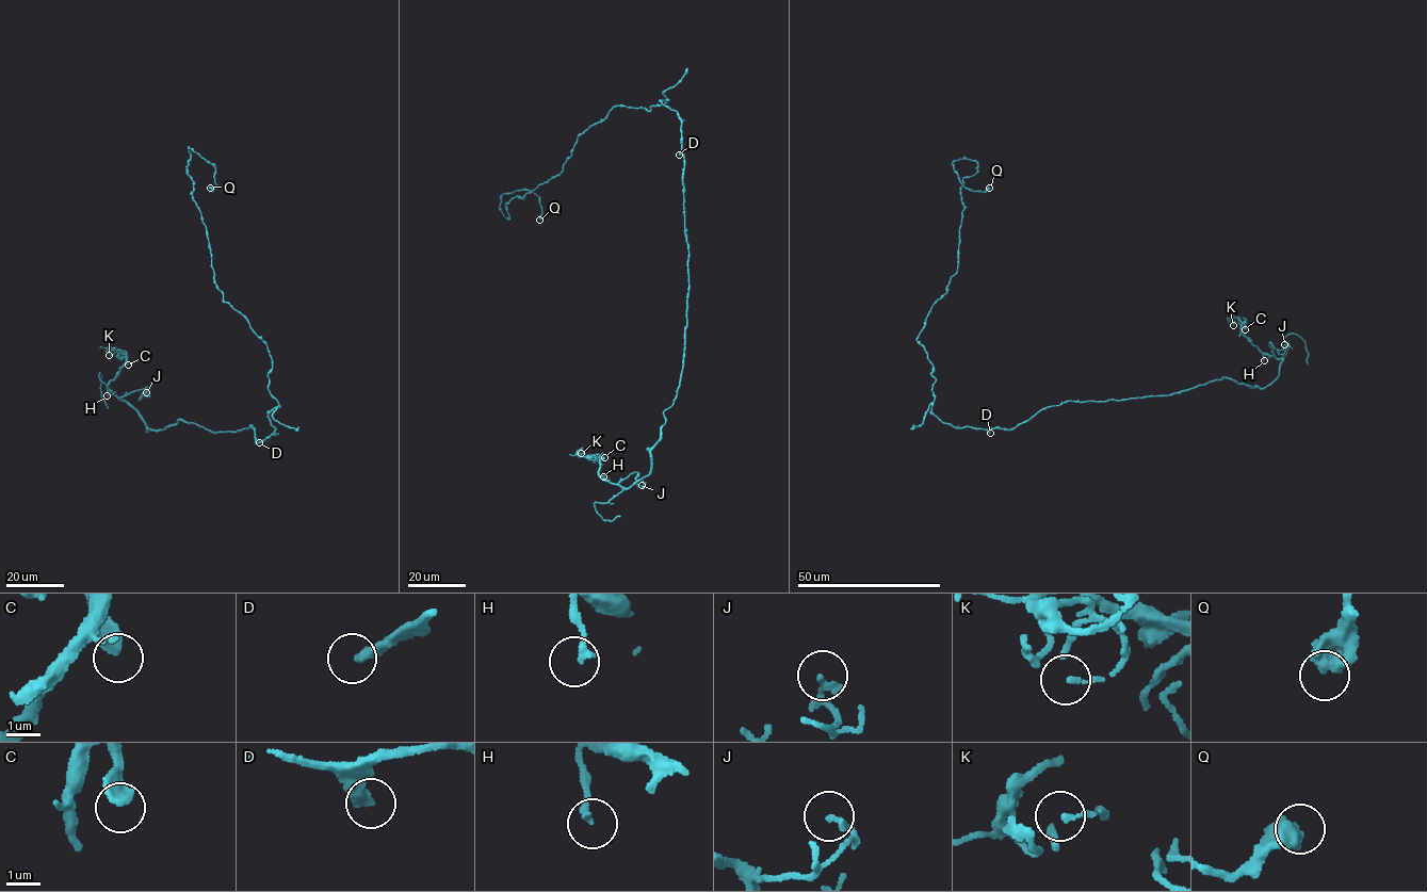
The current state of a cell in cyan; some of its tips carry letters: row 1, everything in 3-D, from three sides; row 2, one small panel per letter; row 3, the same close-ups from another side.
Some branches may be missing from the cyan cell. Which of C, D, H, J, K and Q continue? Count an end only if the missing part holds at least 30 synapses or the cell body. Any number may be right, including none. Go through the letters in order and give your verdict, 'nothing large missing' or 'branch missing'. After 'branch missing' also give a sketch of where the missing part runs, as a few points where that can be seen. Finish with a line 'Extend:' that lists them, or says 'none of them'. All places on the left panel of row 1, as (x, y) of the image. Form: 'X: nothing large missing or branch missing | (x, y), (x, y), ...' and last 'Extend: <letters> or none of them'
C: nothing large missing
D: nothing large missing
H: nothing large missing
J: nothing large missing
K: nothing large missing
Q: nothing large missing
Extend: none of them

